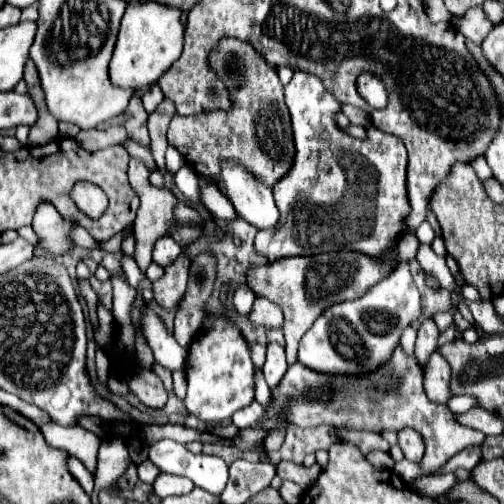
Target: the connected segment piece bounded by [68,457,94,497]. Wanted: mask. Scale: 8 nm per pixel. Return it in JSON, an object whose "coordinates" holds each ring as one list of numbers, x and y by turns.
{"coordinates":[[70,457,68,469,70,469,70,473,82,483,82,489,92,497,92,491,94,491,94,475,92,475,76,457]]}

